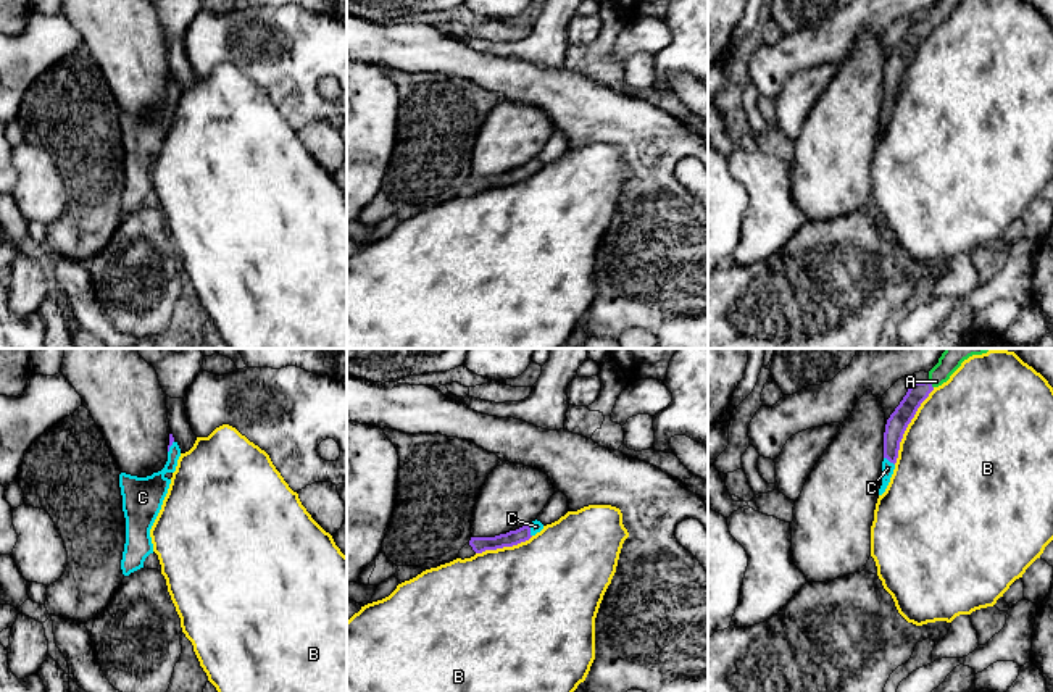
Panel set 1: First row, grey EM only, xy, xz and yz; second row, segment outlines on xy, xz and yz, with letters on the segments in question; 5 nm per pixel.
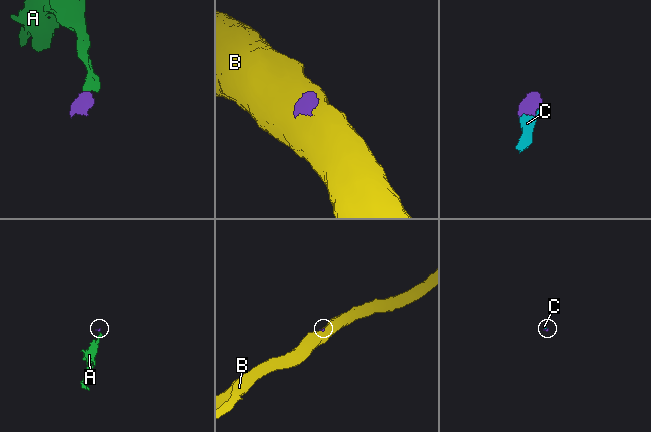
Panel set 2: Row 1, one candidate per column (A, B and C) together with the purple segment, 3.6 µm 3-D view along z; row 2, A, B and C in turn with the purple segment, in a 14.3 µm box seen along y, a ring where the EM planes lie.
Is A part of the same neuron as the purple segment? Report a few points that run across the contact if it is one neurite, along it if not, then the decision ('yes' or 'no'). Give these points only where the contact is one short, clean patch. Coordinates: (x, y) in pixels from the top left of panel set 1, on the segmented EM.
line yz (918, 392), (931, 384), (958, 349); yes

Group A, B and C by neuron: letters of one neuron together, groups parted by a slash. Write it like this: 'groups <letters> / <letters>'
groups A C / B

